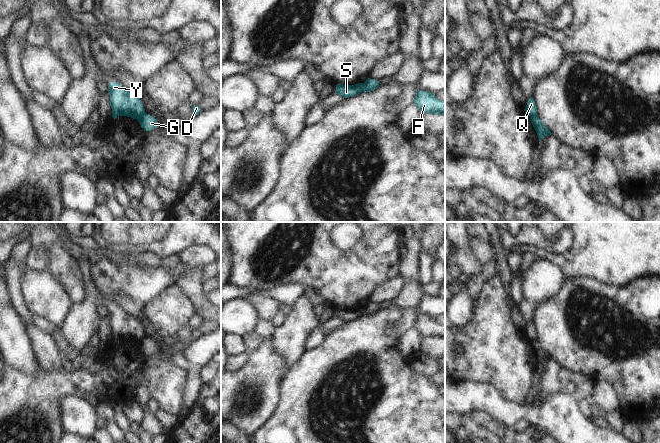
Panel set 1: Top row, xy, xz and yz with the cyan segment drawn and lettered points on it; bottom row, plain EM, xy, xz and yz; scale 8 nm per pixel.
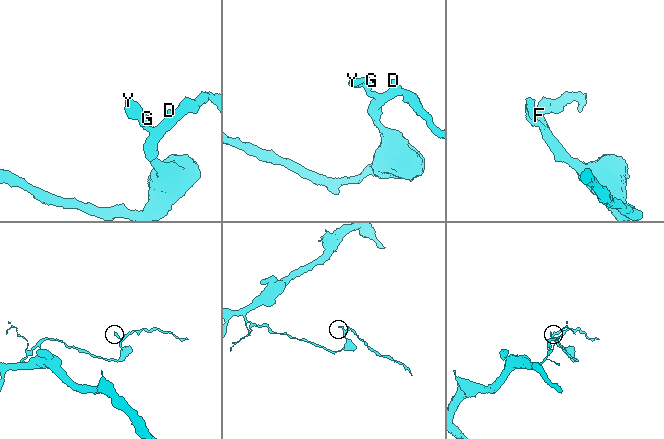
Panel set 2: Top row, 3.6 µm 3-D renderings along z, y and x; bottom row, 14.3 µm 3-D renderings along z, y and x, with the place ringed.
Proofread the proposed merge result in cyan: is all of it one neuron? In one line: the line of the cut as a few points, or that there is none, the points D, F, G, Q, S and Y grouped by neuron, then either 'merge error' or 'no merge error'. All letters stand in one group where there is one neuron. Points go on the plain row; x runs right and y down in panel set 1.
cut xy (145, 336), (137, 343); groups D F G / Q S Y; merge error

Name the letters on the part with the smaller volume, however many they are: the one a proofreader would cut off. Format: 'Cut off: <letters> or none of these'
Cut off: Q, S, Y

